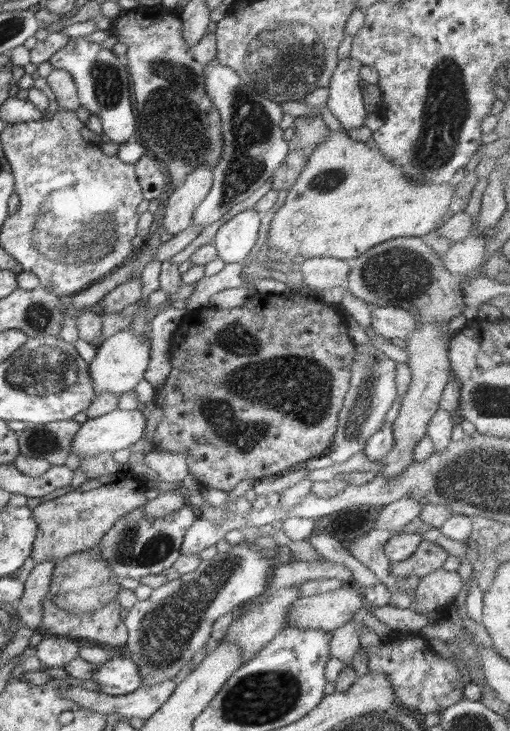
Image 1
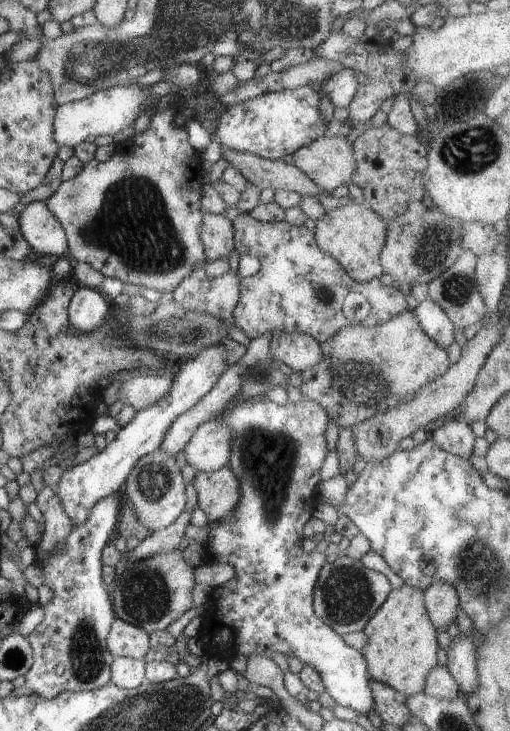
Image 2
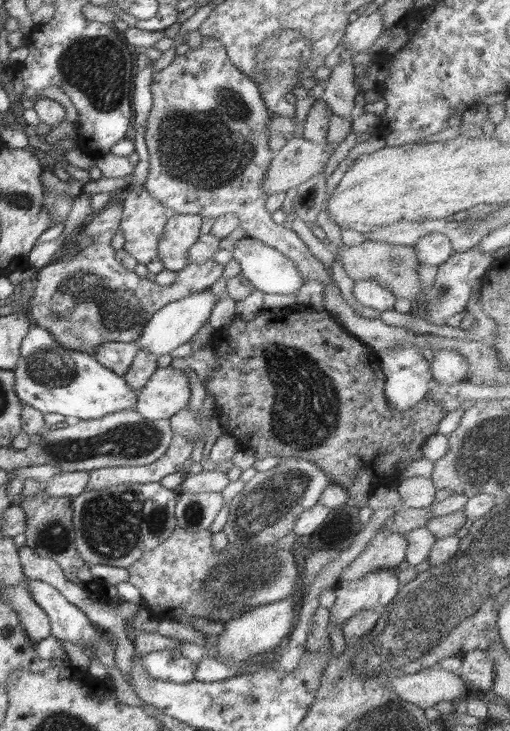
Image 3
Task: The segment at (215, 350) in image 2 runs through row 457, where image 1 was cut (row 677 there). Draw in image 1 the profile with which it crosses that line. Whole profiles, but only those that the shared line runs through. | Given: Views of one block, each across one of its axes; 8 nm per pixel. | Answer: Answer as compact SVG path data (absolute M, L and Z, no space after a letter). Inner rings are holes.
M116 656L98 665L90 678L98 683L98 690L112 696L134 692L142 686L142 675L130 657Z

